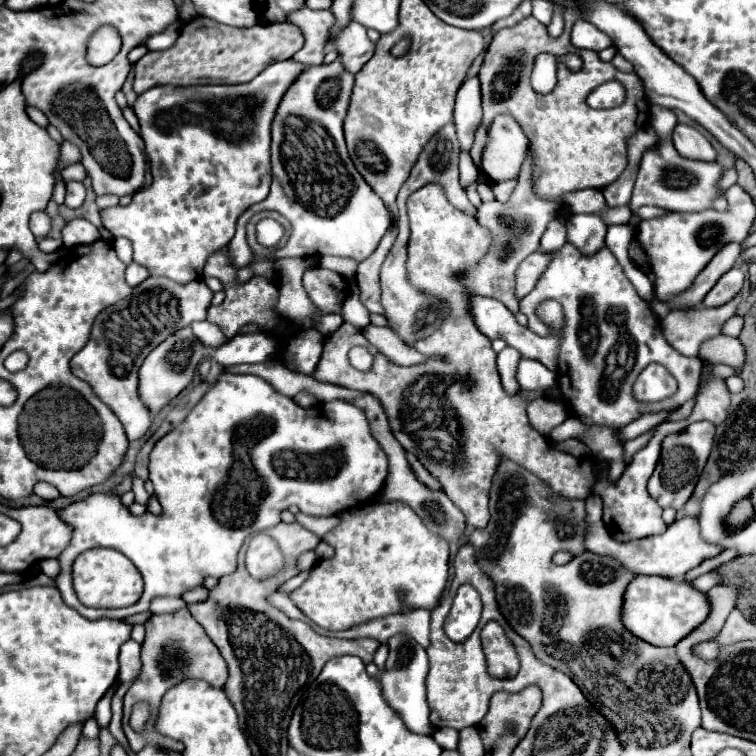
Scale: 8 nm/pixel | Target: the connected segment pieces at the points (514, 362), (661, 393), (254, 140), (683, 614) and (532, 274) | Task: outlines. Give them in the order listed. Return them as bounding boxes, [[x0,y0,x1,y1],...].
[[498,348,522,394],[634,364,676,402],[102,60,304,284],[624,576,710,646],[516,252,552,298]]

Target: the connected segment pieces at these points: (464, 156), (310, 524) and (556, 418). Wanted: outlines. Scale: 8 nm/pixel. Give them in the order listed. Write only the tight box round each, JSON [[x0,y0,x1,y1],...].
[[460,152,478,186],[296,512,339,541],[528,398,566,434]]

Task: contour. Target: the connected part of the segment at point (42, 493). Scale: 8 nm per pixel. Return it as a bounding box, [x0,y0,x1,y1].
[34,484,60,500]

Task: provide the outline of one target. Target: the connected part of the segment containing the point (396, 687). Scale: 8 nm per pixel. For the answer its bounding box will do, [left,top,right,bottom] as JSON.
[380,634,432,734]

